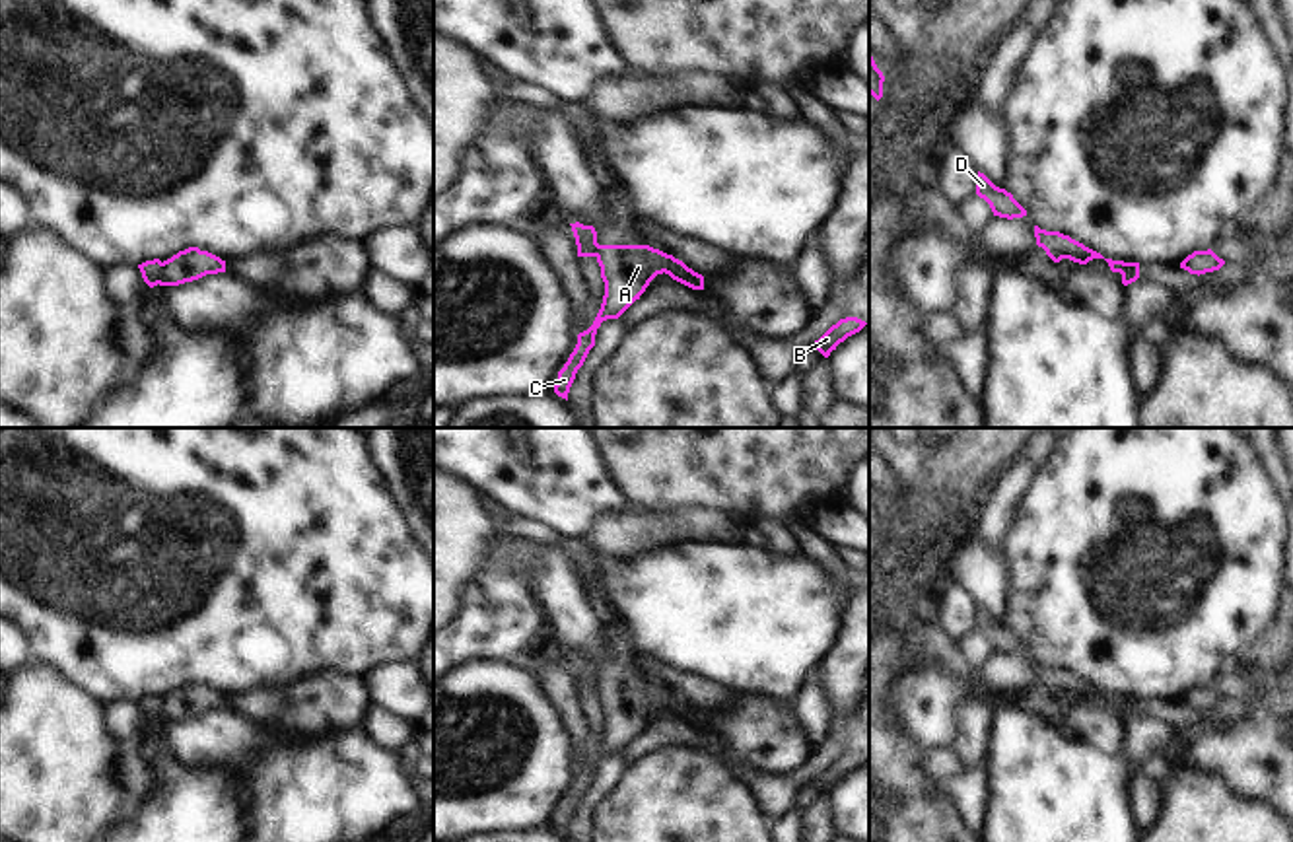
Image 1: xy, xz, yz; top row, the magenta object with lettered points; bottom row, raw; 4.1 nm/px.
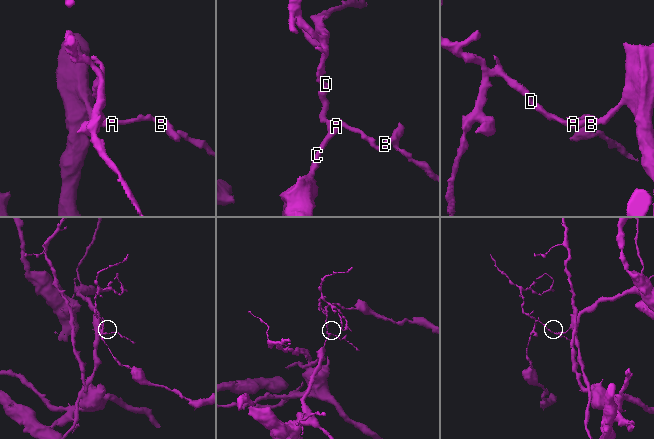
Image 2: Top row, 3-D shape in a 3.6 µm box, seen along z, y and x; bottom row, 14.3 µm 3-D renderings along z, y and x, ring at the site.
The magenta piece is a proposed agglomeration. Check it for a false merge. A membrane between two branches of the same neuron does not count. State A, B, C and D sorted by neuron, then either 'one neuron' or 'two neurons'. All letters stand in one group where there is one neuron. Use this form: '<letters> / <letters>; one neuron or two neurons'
A B C / D; two neurons

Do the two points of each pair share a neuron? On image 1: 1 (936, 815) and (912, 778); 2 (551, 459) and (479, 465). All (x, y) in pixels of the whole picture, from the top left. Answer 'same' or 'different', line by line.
1: same
2: same

